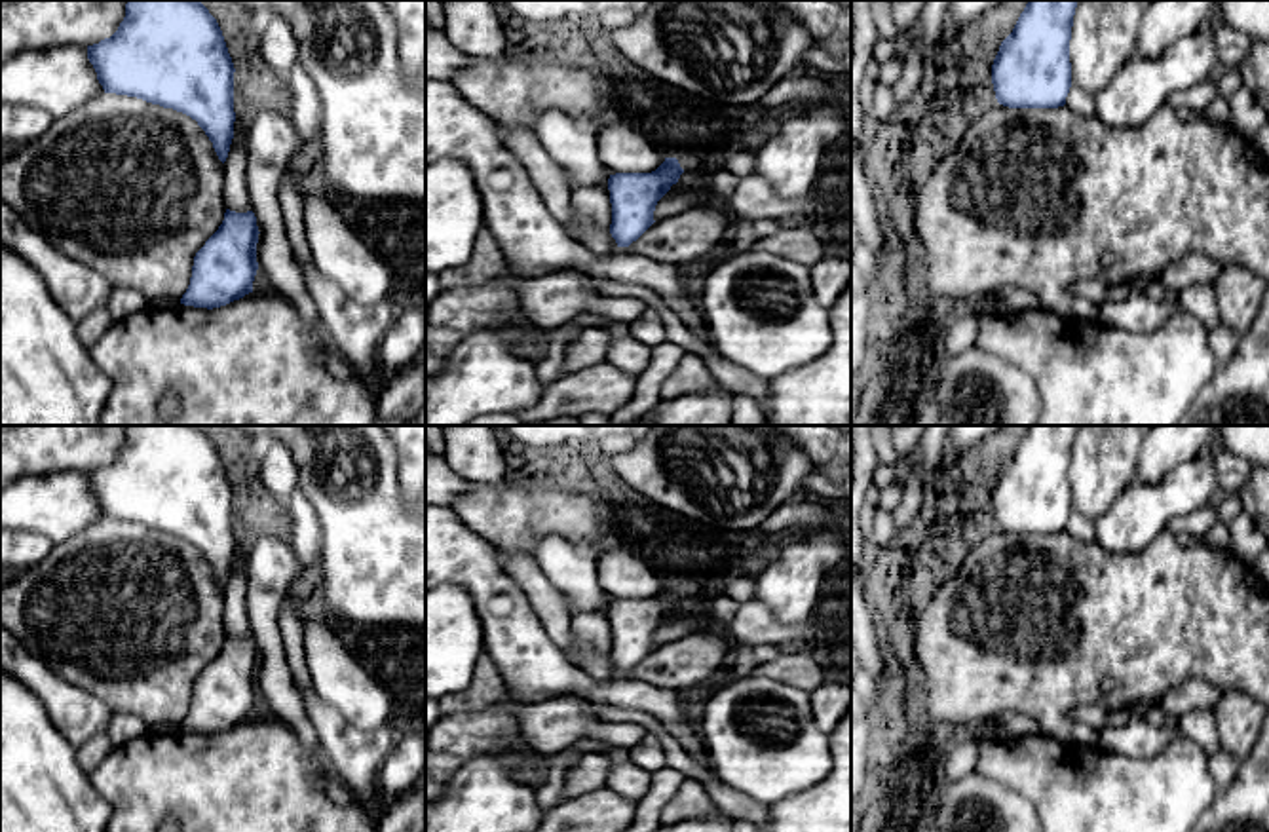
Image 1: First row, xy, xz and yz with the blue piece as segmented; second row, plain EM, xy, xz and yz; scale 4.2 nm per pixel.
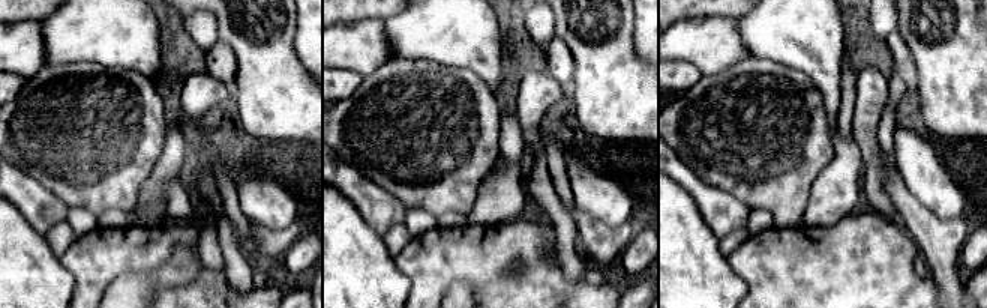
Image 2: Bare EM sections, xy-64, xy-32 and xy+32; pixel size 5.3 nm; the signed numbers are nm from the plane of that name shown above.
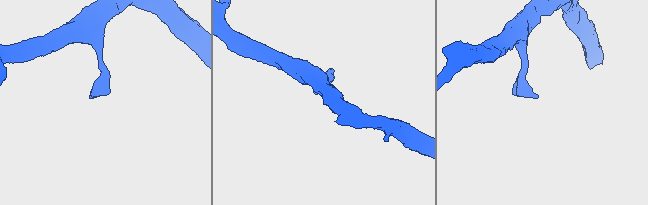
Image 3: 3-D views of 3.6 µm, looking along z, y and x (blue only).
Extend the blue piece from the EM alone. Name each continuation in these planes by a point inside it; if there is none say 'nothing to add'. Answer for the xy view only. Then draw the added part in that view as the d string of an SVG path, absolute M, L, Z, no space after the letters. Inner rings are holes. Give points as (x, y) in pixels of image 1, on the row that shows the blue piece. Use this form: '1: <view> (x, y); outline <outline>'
nothing to add

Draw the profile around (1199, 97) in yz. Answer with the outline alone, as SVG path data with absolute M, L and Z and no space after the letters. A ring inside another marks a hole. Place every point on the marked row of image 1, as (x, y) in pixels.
M1210 80L1191 87L1189 91L1176 91L1166 99L1166 104L1174 110L1187 106L1199 116L1218 97L1220 91L1216 80Z

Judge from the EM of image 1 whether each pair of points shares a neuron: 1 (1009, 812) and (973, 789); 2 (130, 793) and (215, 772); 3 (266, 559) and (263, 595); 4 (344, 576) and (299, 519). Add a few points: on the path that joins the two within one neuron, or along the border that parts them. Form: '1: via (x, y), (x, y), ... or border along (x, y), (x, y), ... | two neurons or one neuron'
1: via (1000, 808), (983, 796) | one neuron
2: via (151, 779), (158, 775), (194, 775) | one neuron
3: via (266, 568), (266, 586) | one neuron
4: border along (308, 498), (318, 517), (321, 542) | two neurons

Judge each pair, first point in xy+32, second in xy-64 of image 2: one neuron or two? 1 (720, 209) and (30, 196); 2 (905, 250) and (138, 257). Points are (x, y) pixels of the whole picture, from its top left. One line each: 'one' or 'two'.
1: one
2: one

